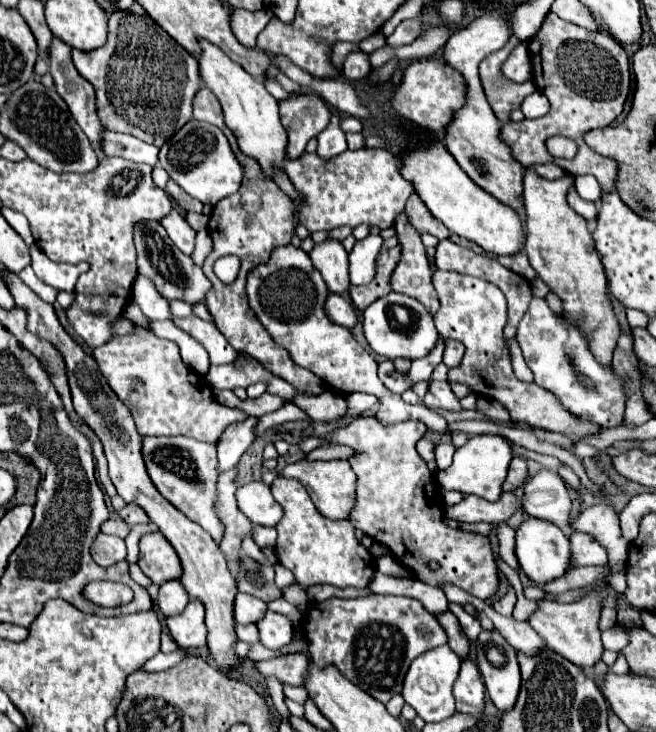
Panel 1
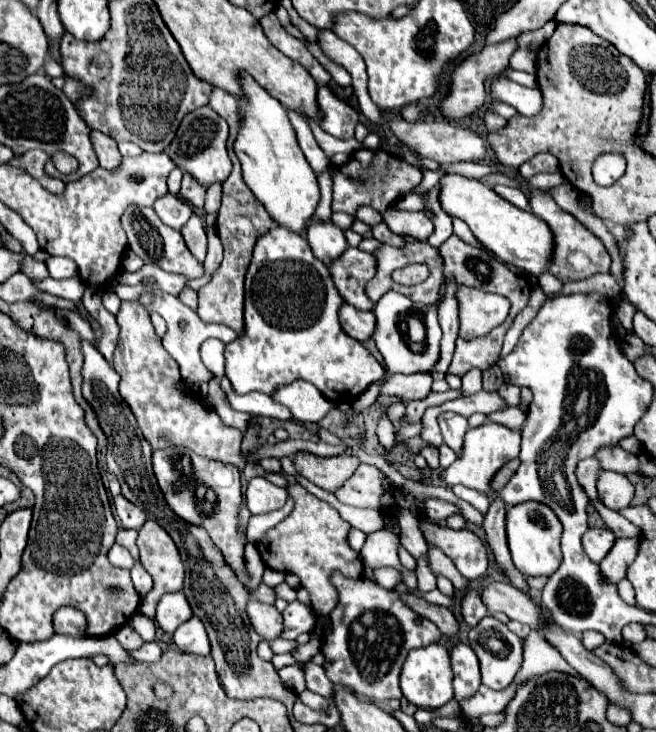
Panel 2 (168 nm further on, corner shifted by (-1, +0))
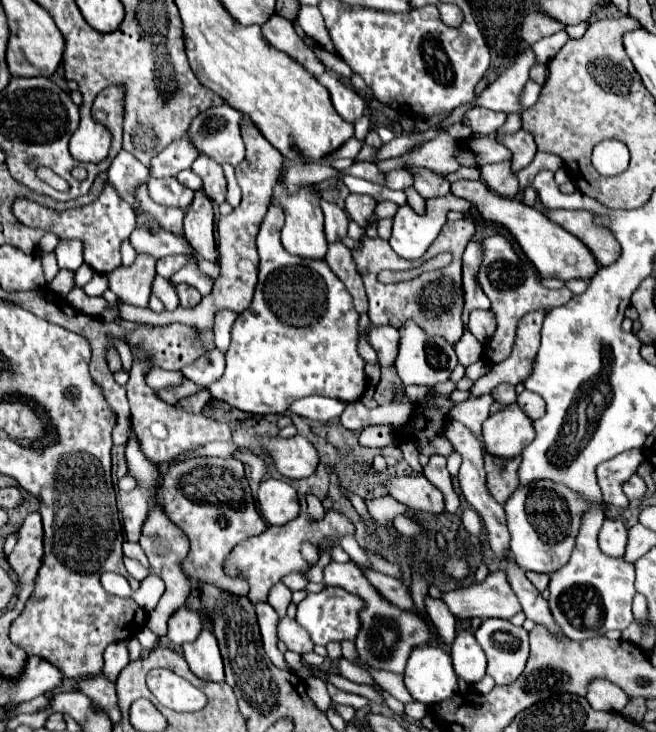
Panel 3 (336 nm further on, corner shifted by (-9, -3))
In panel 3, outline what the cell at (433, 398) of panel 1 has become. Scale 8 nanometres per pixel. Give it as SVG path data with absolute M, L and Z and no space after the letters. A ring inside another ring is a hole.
M448 421L446 429L444 429L446 439L452 443L454 451L462 455L462 467L458 473L458 481L460 481L460 489L464 493L464 499L472 505L472 509L482 517L486 533L488 533L488 541L492 551L498 555L498 559L504 559L504 555L508 553L508 543L510 543L510 533L506 527L506 515L504 515L504 505L500 505L496 499L492 499L492 495L486 489L486 471L484 471L484 453L482 453L482 443L480 439L468 431L468 427L464 427L458 421Z

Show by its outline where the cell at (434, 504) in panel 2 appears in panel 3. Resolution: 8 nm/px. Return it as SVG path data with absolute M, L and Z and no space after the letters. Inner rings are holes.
M404 475L392 477L388 481L388 495L406 503L414 511L426 511L440 515L444 513L444 495L440 489L432 487L424 475Z

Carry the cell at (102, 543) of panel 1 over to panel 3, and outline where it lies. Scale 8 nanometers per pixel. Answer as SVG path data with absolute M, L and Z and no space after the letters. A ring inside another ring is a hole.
M124 557L124 565L126 565L126 571L128 571L134 579L138 579L138 581L142 581L142 579L148 575L148 569L144 569L136 559Z

